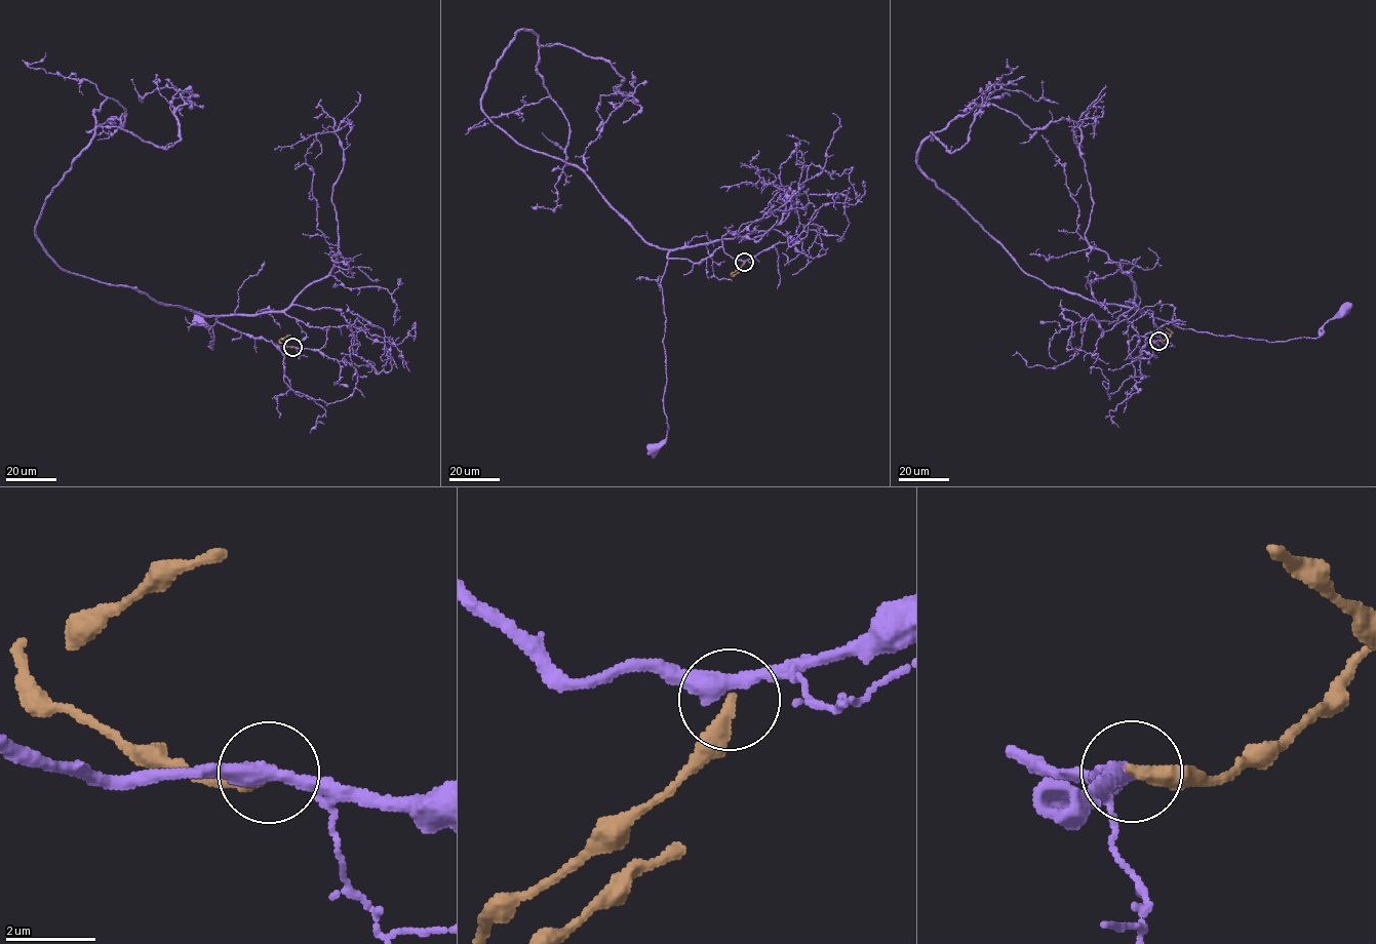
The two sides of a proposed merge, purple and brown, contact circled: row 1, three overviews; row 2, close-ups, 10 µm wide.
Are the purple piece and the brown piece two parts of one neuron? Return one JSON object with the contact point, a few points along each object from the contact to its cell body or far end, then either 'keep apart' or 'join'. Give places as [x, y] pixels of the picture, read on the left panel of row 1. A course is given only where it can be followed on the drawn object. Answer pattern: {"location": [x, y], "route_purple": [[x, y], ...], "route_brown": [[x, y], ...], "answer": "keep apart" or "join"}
{"location": [292, 347], "route_purple": [[292, 347], [250, 337], [217, 321], [208, 331], [212, 350], [209, 346], [213, 345], [213, 330], [199, 318]], "route_brown": [[292, 347], [279, 341], [290, 335]], "answer": "keep apart"}

